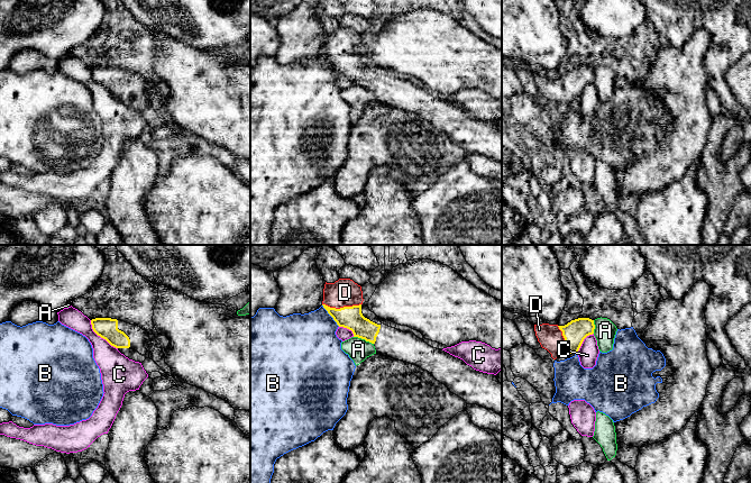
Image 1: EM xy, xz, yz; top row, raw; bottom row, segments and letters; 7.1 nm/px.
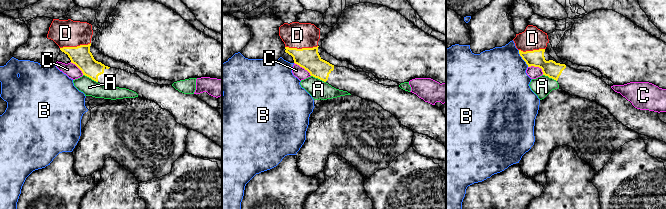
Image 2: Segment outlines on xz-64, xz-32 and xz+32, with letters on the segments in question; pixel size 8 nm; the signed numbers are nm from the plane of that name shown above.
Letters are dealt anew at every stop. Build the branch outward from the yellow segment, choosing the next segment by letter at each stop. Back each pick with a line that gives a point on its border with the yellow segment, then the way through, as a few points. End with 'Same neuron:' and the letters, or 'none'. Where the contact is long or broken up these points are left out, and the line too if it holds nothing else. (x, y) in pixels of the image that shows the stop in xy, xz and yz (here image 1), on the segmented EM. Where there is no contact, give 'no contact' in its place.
D: contact xz (341, 308)
Same neuron: D

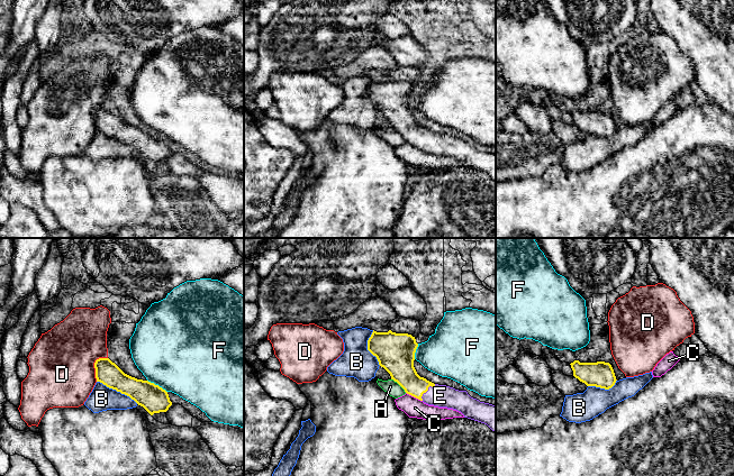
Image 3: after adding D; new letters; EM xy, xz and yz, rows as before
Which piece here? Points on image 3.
E: contact xz (426, 391); way xz (400, 367), (426, 391), (440, 395)
Same neuron: E

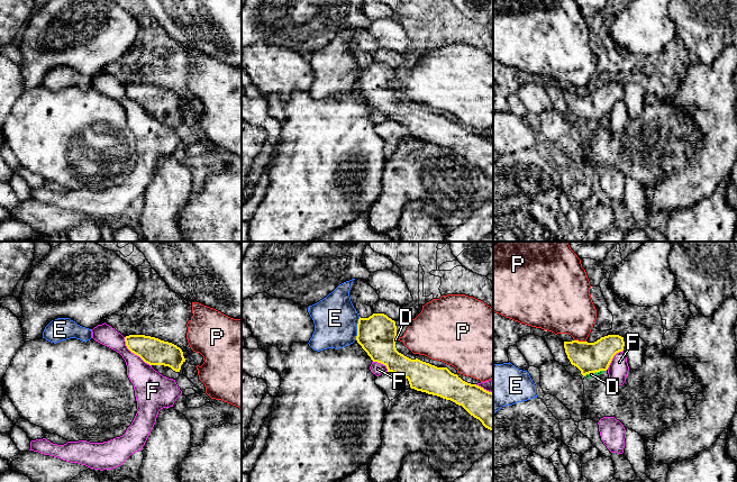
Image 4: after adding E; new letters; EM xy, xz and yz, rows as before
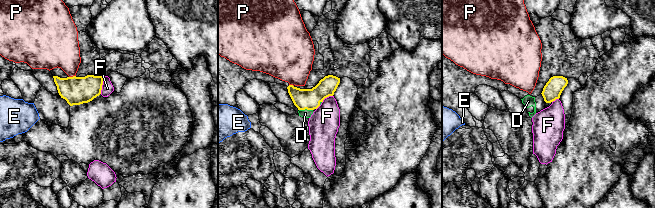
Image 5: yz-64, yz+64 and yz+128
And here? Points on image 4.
D: contact yz (593, 372)
Same neuron: D

